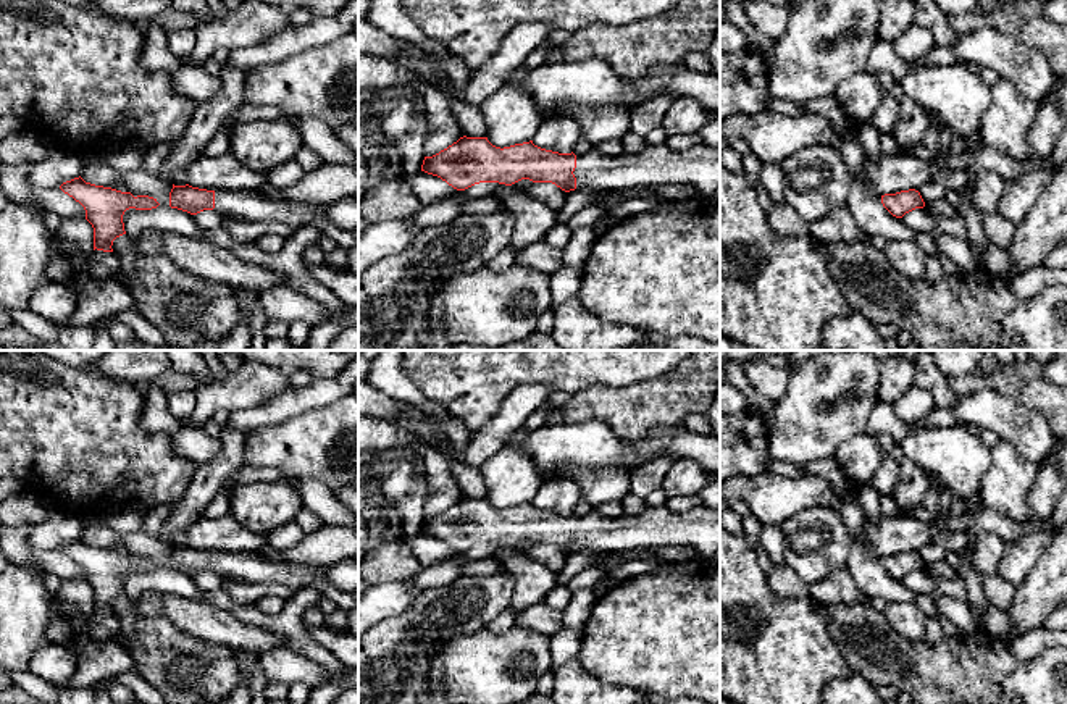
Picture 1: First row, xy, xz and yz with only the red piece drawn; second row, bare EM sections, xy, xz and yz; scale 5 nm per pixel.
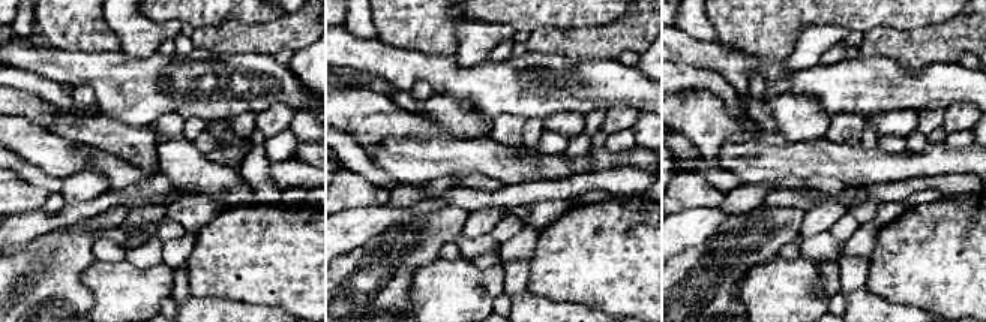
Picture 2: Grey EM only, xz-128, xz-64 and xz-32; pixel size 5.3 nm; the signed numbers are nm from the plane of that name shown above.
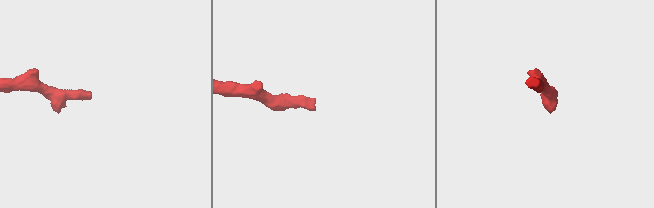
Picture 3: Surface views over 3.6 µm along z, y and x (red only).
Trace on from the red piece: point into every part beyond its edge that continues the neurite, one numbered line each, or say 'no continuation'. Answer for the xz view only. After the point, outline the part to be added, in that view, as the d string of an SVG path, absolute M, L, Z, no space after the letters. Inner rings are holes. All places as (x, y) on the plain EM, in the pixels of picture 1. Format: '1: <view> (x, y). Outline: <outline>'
1: xz (656, 527). Outline: M665 505L633 517L605 518L594 512L576 517L576 551L630 551L634 547L693 546L710 559L720 549L720 510L696 507L683 513Z

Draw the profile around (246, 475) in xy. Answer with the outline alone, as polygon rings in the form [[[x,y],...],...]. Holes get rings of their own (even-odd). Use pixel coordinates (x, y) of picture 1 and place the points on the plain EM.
[[[241,467],[229,483],[229,489],[234,486],[250,484],[257,481],[281,481],[286,480],[286,476],[273,468],[250,468],[250,467]]]

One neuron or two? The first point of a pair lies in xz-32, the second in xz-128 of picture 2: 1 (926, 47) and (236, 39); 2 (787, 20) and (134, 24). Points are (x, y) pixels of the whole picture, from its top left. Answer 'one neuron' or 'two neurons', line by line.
1: one neuron
2: two neurons

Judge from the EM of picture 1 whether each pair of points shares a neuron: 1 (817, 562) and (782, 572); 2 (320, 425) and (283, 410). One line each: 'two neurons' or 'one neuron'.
1: two neurons
2: two neurons

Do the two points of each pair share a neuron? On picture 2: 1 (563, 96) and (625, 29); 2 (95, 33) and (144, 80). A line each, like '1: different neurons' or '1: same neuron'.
1: different neurons
2: different neurons

